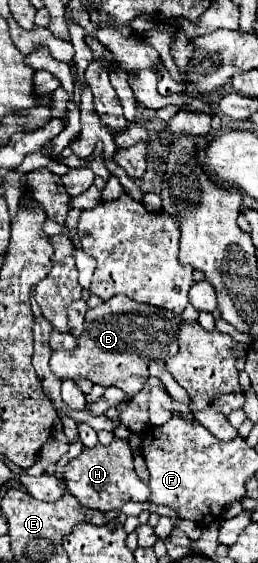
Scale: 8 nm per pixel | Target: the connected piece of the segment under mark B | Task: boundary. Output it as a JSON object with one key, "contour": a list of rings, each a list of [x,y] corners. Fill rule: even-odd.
{"contour":[[[113,296],[97,308],[89,308],[85,316],[85,330],[77,350],[53,350],[51,372],[59,378],[87,378],[103,388],[117,386],[127,396],[137,396],[149,376],[165,366],[165,360],[177,354],[177,332],[181,322],[169,310],[133,302],[125,296]]]}

